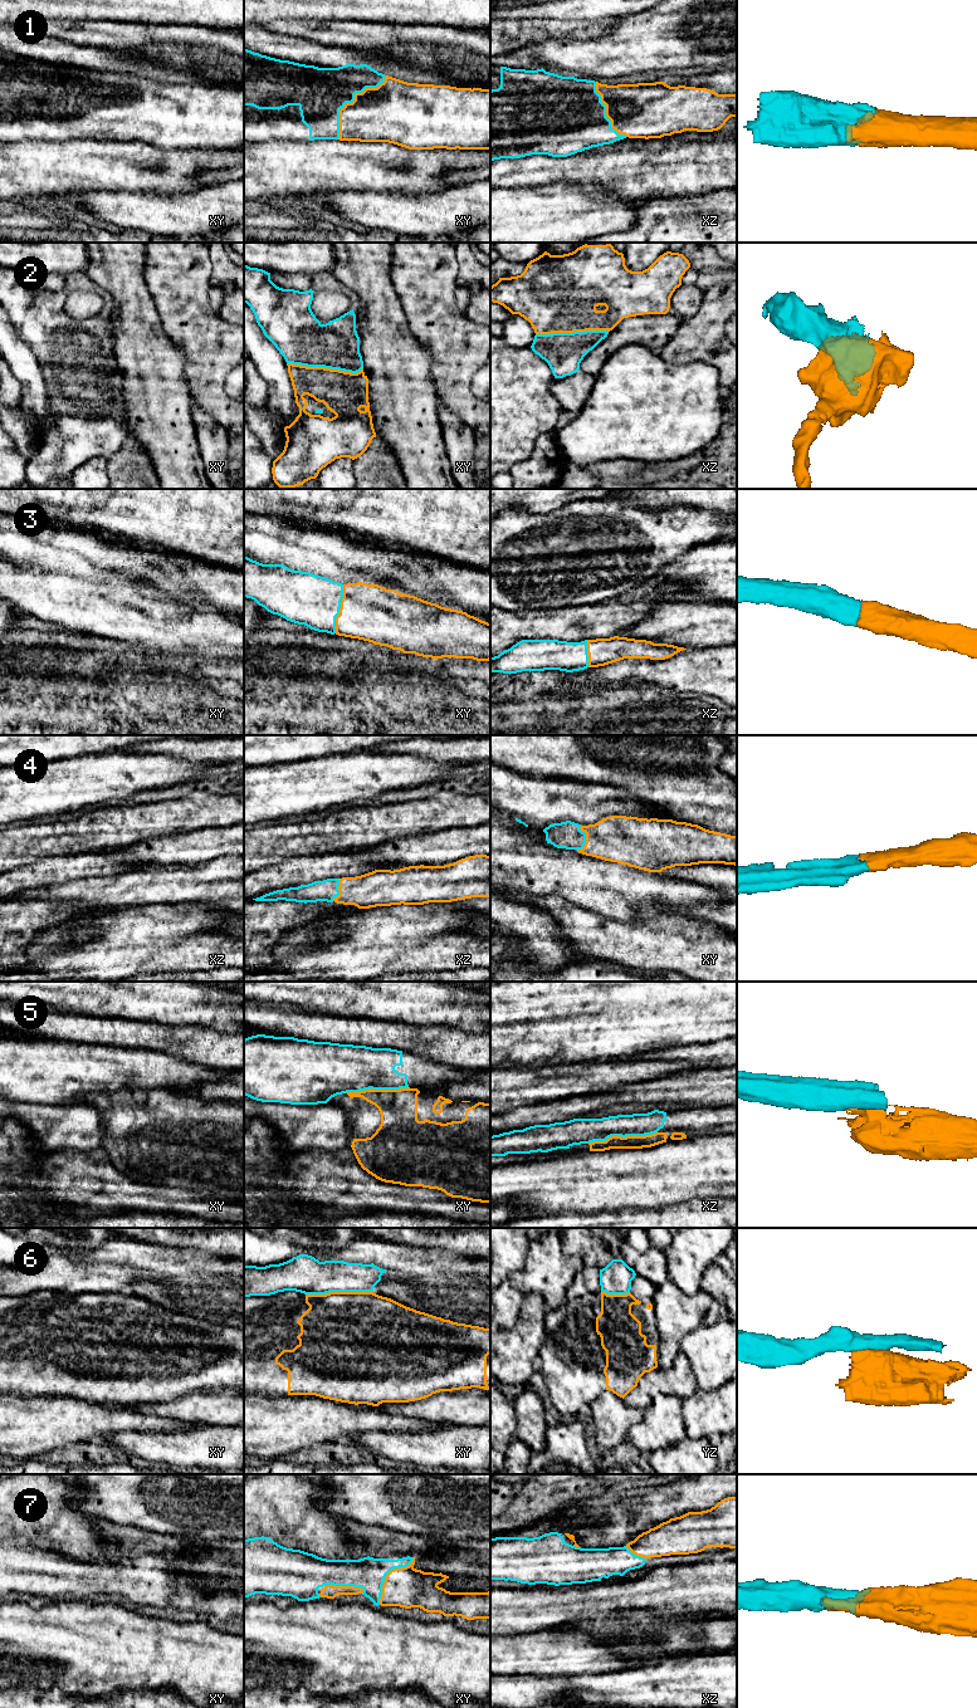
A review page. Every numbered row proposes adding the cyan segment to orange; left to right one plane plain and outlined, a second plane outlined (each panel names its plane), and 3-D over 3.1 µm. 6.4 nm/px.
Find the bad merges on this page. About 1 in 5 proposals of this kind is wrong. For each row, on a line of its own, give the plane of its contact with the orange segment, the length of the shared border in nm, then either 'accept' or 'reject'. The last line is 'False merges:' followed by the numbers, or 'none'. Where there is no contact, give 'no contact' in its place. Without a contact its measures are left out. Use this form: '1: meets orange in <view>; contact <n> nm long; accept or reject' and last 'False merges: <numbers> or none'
1: meets orange in xy; contact 500 nm long; accept
2: meets orange in xy; contact 480 nm long; accept
3: meets orange in xy; contact 320 nm long; accept
4: meets orange in xy; contact 160 nm long; accept
5: meets orange in xz; contact 440 nm long; reject
6: meets orange in xy; contact 440 nm long; reject
7: meets orange in xy; contact 380 nm long; accept
False merges: 5, 6

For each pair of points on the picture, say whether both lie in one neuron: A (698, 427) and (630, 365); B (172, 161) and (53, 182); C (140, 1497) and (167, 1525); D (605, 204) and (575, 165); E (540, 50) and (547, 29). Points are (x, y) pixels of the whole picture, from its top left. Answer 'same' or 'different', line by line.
A: same
B: same
C: same
D: different
E: different

